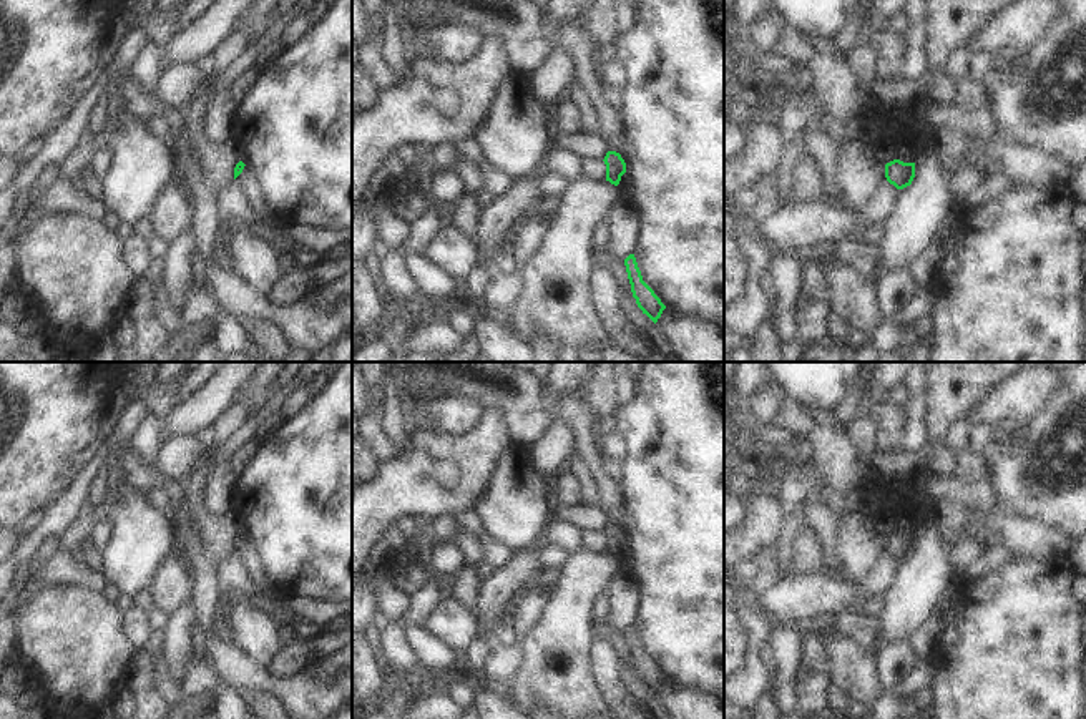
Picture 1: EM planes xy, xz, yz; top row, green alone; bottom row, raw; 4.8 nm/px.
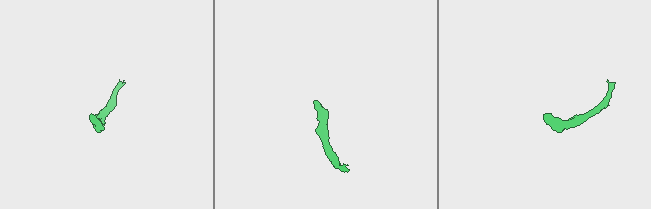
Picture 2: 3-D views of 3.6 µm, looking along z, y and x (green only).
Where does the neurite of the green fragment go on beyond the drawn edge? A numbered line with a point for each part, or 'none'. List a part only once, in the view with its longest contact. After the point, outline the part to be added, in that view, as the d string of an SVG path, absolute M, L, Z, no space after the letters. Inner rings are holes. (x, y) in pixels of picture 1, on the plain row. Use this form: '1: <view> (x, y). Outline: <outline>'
none.

